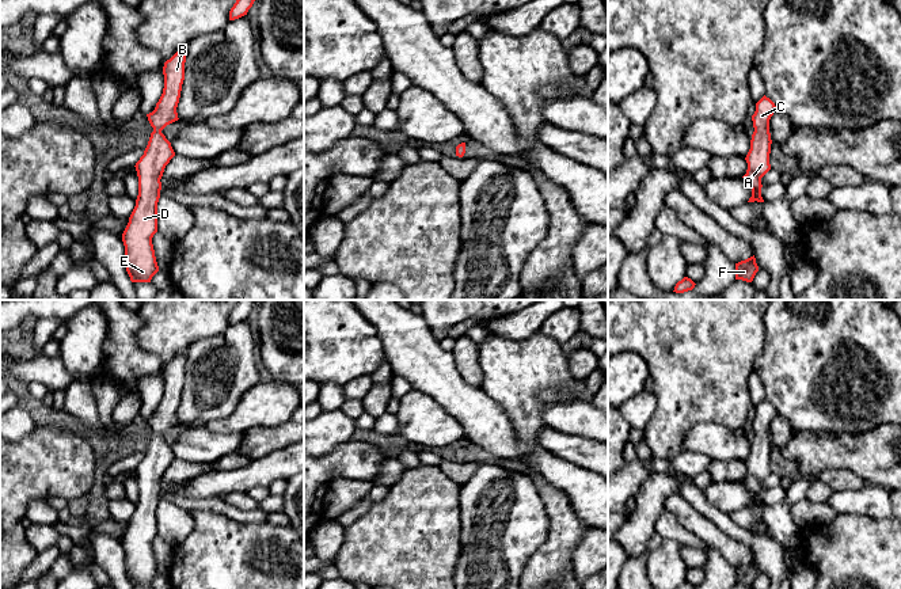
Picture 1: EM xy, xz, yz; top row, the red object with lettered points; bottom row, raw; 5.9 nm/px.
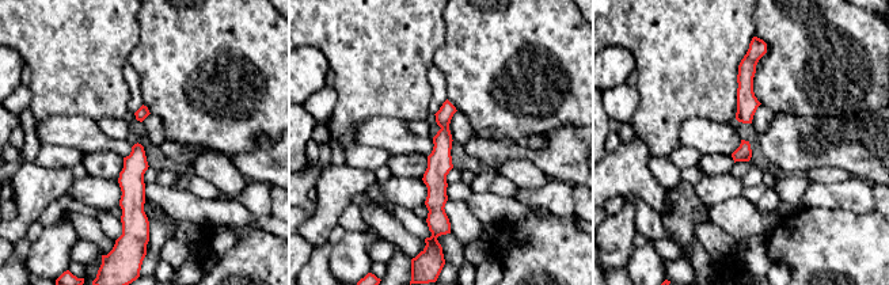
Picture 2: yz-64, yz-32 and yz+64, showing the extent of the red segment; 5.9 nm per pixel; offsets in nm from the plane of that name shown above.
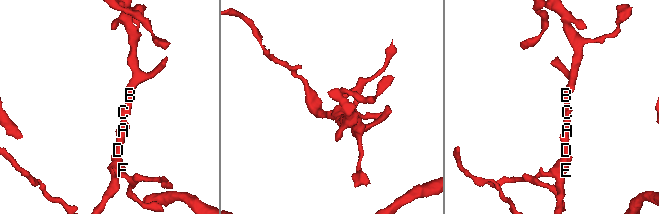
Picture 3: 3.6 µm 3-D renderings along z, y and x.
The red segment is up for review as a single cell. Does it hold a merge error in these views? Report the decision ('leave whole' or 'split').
leave whole

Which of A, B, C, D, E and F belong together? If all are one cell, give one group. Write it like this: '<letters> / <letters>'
A B C D E F

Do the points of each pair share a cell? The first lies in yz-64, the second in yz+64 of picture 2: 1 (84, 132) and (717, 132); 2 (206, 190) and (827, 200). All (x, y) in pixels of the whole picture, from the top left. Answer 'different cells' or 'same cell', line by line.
1: same cell
2: different cells

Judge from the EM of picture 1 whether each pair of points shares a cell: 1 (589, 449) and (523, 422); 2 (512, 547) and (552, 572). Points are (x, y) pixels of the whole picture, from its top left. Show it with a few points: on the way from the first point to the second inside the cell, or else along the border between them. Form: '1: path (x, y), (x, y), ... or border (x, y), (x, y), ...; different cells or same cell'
1: border (547, 426), (539, 434), (539, 445); different cells
2: border (547, 531), (547, 539), (529, 557), (520, 574); different cells

